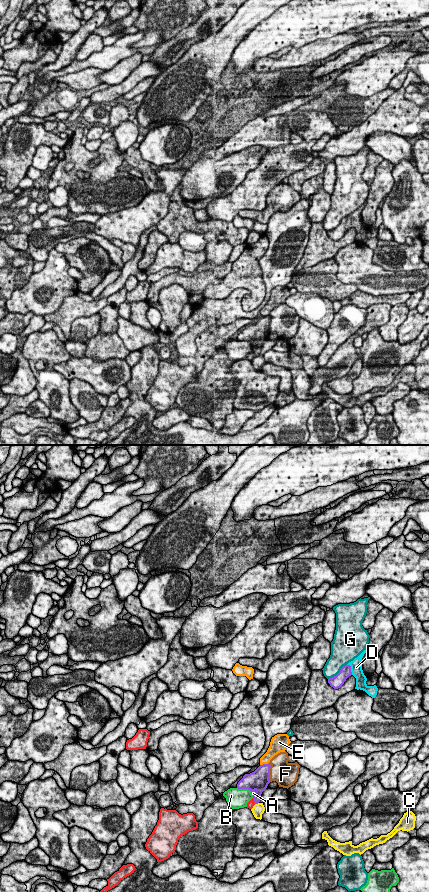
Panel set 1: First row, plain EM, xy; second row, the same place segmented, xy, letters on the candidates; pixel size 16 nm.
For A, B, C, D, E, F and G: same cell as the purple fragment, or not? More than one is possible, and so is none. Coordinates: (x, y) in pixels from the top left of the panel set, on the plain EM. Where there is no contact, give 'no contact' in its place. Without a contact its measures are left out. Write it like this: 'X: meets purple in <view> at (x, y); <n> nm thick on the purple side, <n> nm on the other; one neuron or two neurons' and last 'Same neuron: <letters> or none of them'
A: meets purple in xy at (254, 348); 300 nm thick on the purple side, 60 nm on the other; two neurons
B: meets purple in xy at (244, 340); 320 nm thick on the purple side, 320 nm on the other; two neurons
C: meets purple in xy at (256, 355); 140 nm thick on the purple side, 190 nm on the other; two neurons
D: meets purple in xy at (350, 221); 180 nm thick on the purple side, 190 nm on the other; one neuron
E: meets purple in xy at (264, 316); 300 nm thick on the purple side, 160 nm on the other; two neurons
F: meets purple in xy at (269, 324); 320 nm thick on the purple side, 380 nm on the other; two neurons
G: meets purple in xy at (338, 225); 200 nm thick on the purple side, 280 nm on the other; two neurons
Same neuron: D

